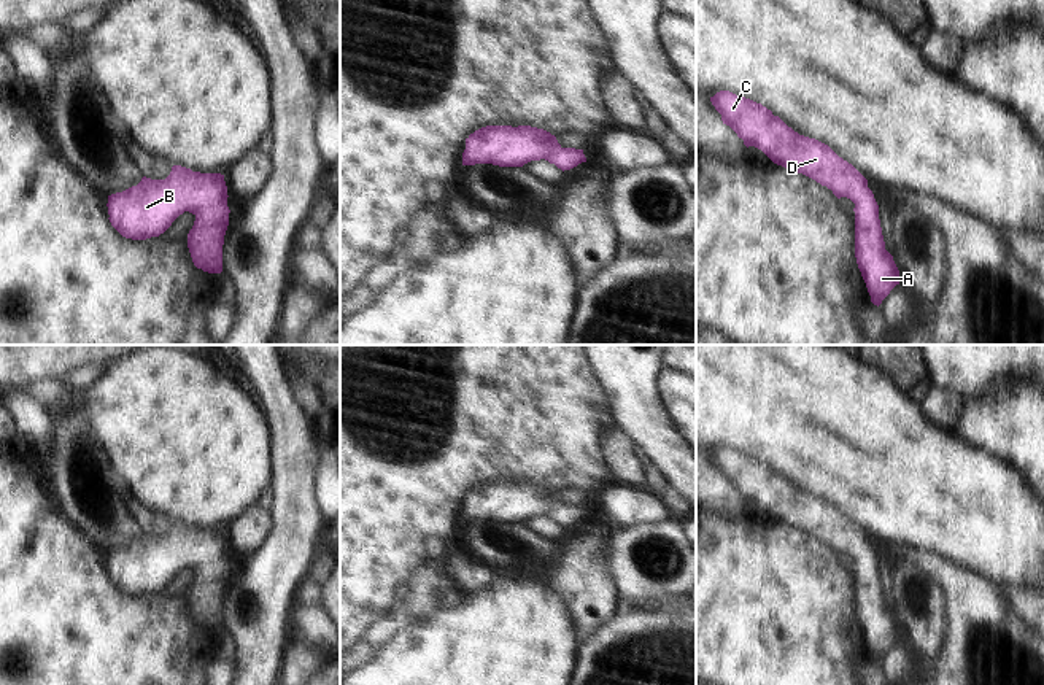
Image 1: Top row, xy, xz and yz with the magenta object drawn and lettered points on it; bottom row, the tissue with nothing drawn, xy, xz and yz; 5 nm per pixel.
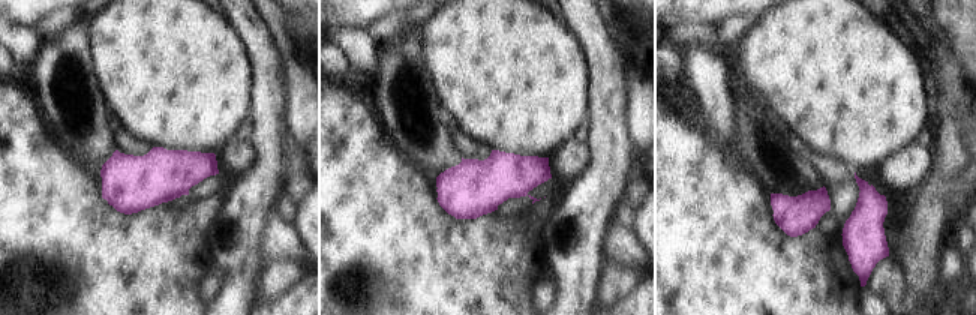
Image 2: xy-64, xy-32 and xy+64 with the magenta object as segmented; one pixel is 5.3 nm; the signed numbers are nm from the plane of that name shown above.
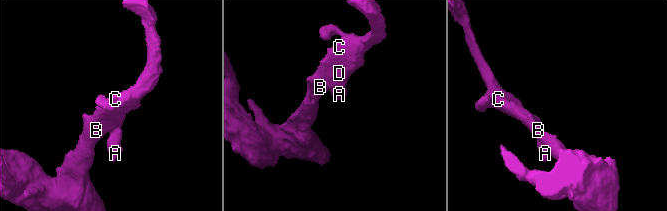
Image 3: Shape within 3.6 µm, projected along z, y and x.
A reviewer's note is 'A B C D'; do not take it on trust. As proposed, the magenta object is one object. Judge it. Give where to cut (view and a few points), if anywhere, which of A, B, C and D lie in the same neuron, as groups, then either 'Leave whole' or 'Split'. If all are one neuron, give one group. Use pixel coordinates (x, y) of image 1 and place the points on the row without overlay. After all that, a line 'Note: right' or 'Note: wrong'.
No split. Groups: A B C D. Leave whole
Note: right

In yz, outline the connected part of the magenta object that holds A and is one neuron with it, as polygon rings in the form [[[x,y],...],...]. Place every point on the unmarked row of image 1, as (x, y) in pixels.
[[[729,447],[717,448],[710,458],[723,480],[729,482],[747,504],[761,505],[774,520],[802,529],[831,545],[837,555],[847,553],[855,559],[855,613],[871,658],[879,663],[899,640],[899,626],[885,606],[879,561],[868,536],[828,501],[799,491],[761,459]]]

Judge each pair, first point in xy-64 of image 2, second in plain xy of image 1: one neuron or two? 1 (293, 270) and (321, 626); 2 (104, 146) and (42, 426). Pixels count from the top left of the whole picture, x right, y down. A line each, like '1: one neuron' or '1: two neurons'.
1: two neurons
2: two neurons

